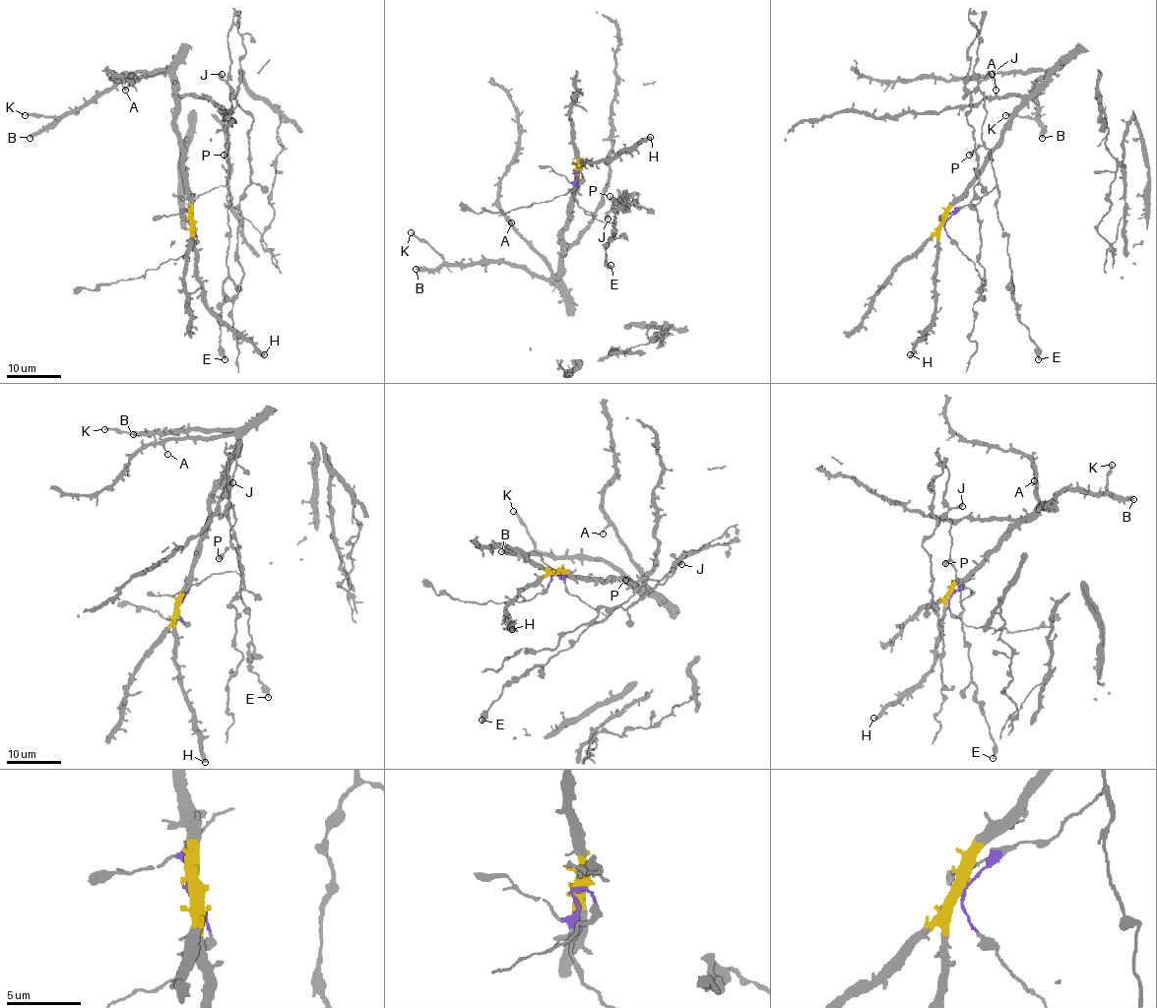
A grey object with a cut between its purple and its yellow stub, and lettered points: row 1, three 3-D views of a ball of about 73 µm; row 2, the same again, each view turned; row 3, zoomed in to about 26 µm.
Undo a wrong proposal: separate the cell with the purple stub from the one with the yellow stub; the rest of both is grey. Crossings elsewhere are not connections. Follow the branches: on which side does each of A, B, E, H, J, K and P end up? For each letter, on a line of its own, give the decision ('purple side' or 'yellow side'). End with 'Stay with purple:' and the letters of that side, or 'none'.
A: yellow side
B: yellow side
E: purple side
H: yellow side
J: purple side
K: yellow side
P: purple side
Stay with purple: E, J, P

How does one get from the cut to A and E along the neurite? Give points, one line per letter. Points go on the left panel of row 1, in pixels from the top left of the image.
A: (190, 222), (184, 153), (176, 124), (176, 82), (165, 71), (127, 73), (122, 79), (124, 90)
E: (190, 222), (188, 205), (220, 185), (227, 188), (227, 278), (219, 324), (225, 359)

